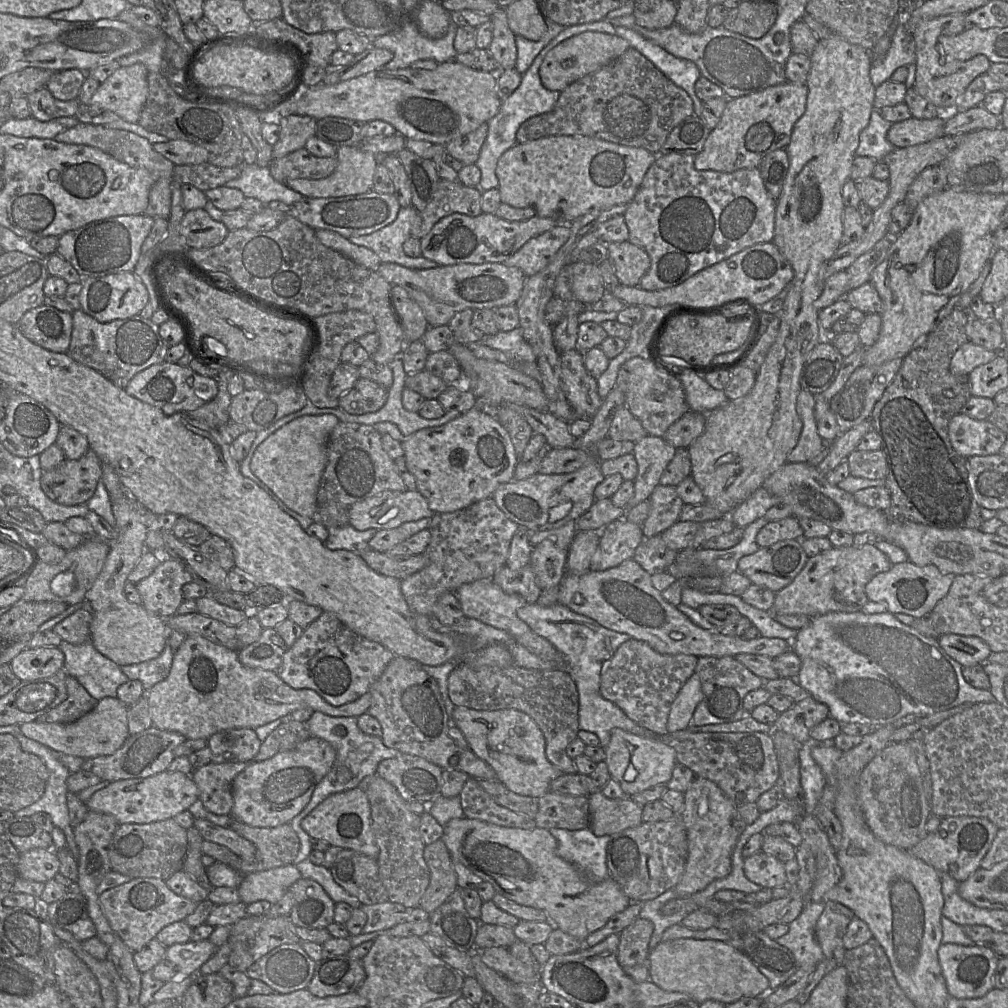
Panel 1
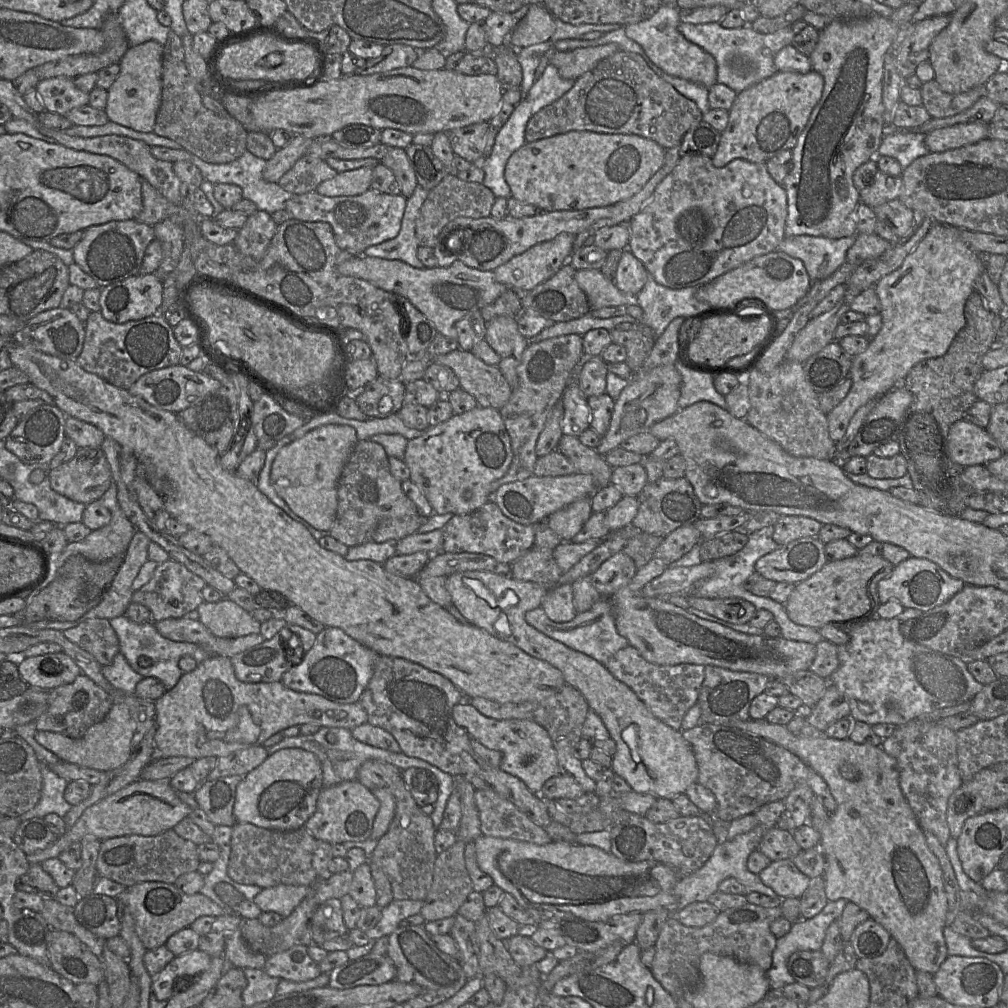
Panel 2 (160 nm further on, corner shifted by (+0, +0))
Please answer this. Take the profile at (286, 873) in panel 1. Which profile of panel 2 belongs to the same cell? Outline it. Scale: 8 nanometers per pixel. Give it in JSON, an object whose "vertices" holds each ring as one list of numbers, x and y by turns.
{"vertices":[[280,884,263,888,253,902,262,912,275,912,285,918,310,894,310,889,307,886]]}

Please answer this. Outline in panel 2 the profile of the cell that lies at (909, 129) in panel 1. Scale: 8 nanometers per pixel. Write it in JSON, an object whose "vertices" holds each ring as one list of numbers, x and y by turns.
{"vertices":[[959,123,926,133,925,145,930,152,944,152,974,144,985,138,988,138,988,124]]}

